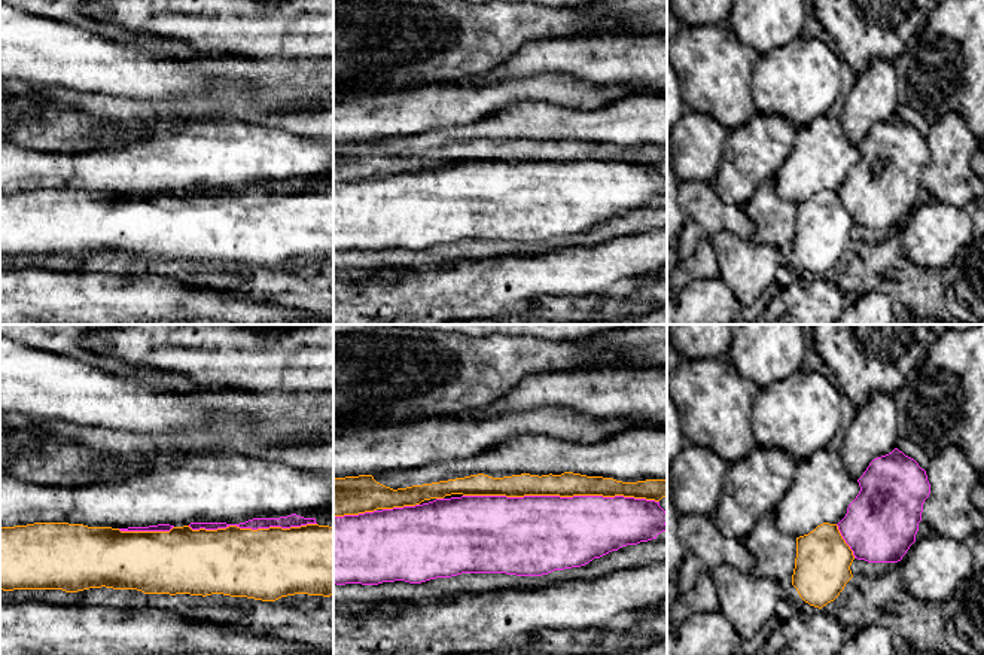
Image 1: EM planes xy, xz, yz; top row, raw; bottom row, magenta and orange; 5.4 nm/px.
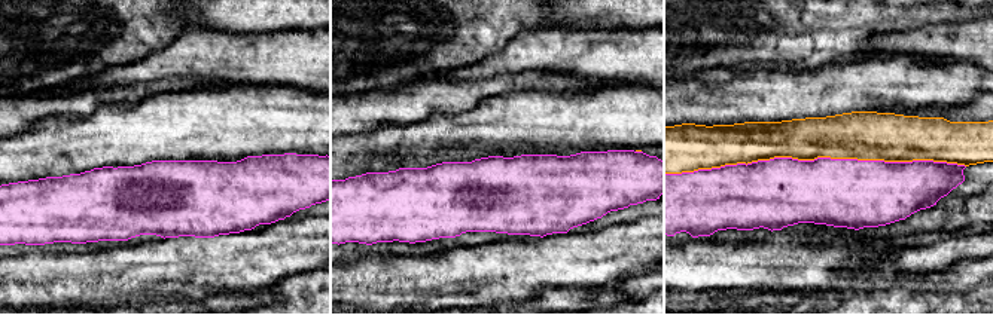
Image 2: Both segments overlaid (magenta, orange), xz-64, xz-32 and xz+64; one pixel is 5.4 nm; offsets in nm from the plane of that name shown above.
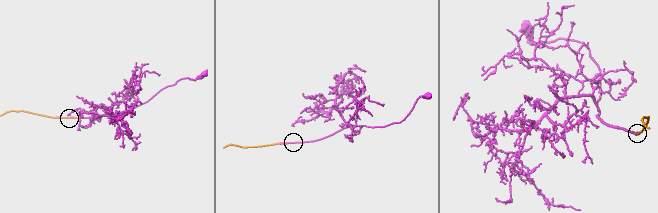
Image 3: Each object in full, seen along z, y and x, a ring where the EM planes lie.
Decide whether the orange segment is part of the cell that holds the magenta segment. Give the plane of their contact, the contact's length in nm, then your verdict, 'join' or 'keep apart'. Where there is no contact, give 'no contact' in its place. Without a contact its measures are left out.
xz | 1050 nm | keep apart

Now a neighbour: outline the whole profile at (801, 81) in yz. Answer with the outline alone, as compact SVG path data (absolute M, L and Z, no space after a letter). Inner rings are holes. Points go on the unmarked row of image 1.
M811 36L761 54L752 70L750 92L762 115L780 115L795 128L826 115L841 94L837 49Z

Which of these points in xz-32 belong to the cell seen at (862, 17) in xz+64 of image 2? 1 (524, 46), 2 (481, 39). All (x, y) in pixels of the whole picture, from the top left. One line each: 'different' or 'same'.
1: different
2: same

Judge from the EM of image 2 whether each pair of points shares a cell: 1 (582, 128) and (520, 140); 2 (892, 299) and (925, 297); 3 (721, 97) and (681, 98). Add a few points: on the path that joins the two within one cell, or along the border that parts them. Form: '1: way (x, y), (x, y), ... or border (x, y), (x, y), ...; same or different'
1: way (567, 128), (535, 128); same
2: way (899, 299), (917, 299); same
3: way (710, 98), (691, 98); same

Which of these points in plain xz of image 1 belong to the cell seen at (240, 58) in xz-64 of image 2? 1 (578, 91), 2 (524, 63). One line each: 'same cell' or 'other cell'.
1: other cell
2: same cell

